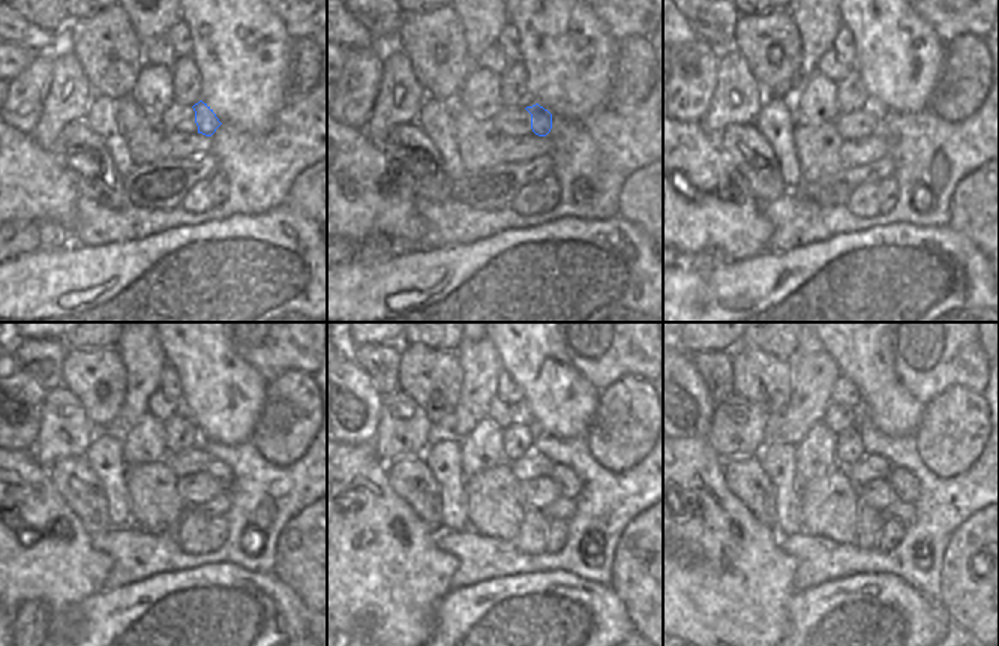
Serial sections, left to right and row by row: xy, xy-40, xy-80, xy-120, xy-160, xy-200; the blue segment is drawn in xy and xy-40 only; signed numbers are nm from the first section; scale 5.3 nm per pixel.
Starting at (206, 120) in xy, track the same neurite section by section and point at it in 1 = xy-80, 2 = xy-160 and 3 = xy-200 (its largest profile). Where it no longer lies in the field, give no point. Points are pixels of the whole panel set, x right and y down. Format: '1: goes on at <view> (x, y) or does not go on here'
1: goes on at xy-80 (881, 131)
2: goes on at xy-160 (567, 480)
3: goes on at xy-200 (908, 489)

